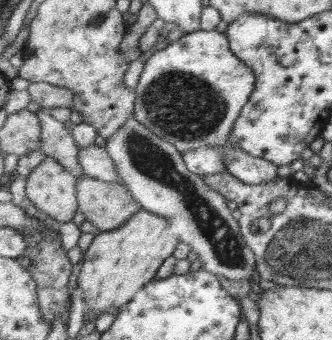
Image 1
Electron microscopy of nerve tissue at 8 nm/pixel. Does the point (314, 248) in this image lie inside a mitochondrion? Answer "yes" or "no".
yes

